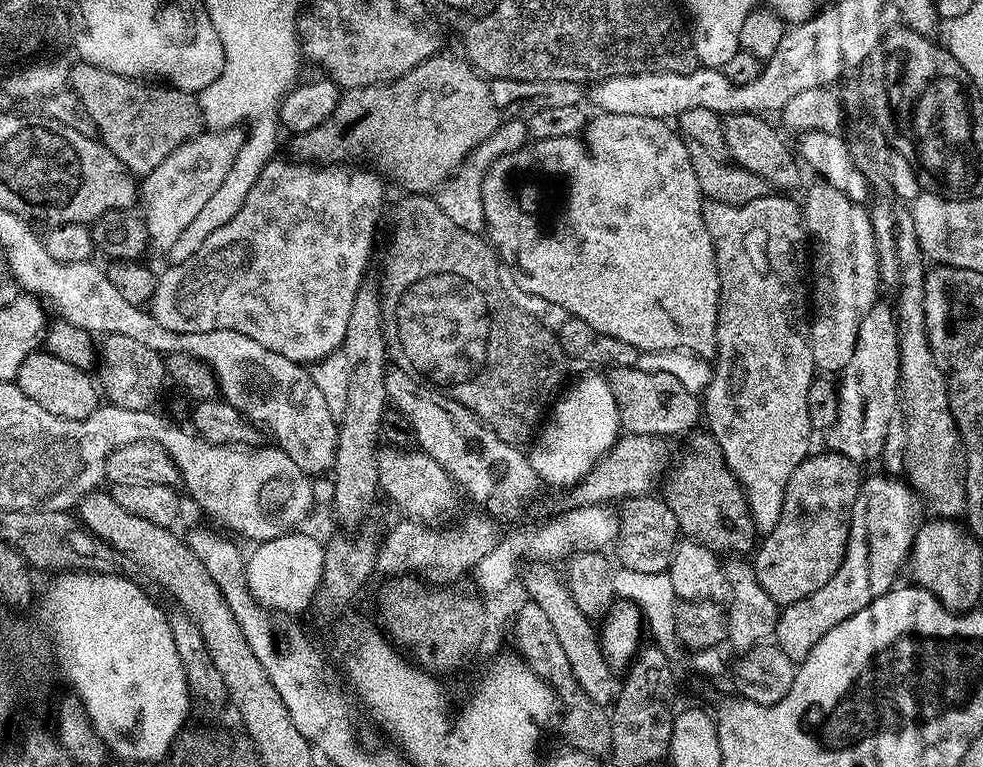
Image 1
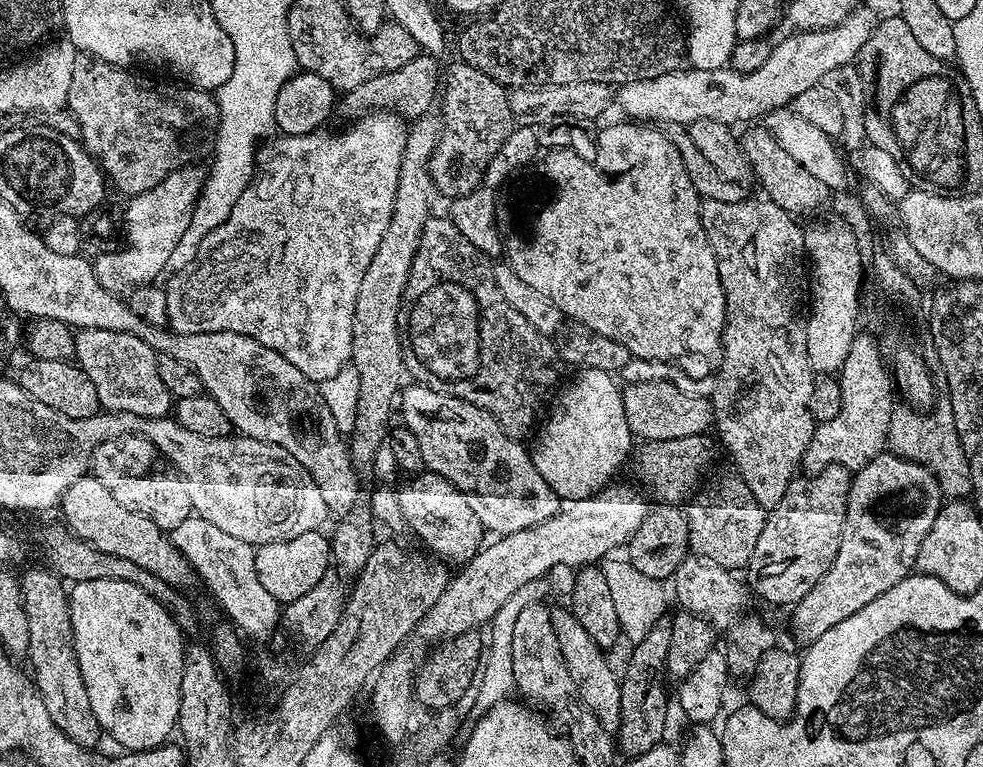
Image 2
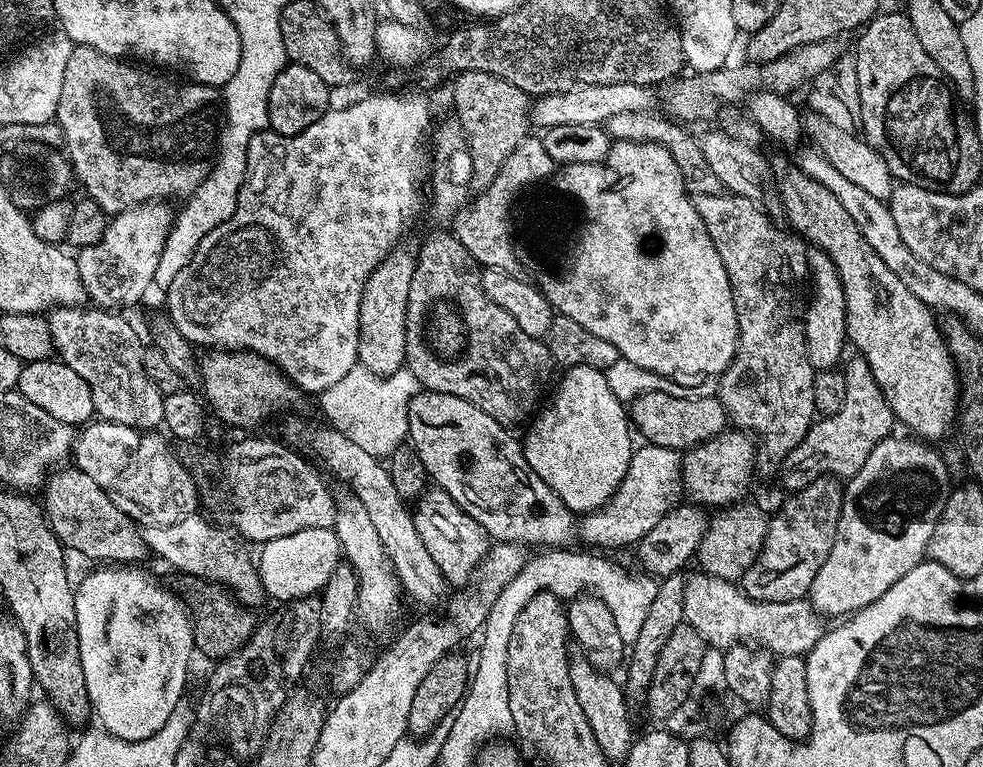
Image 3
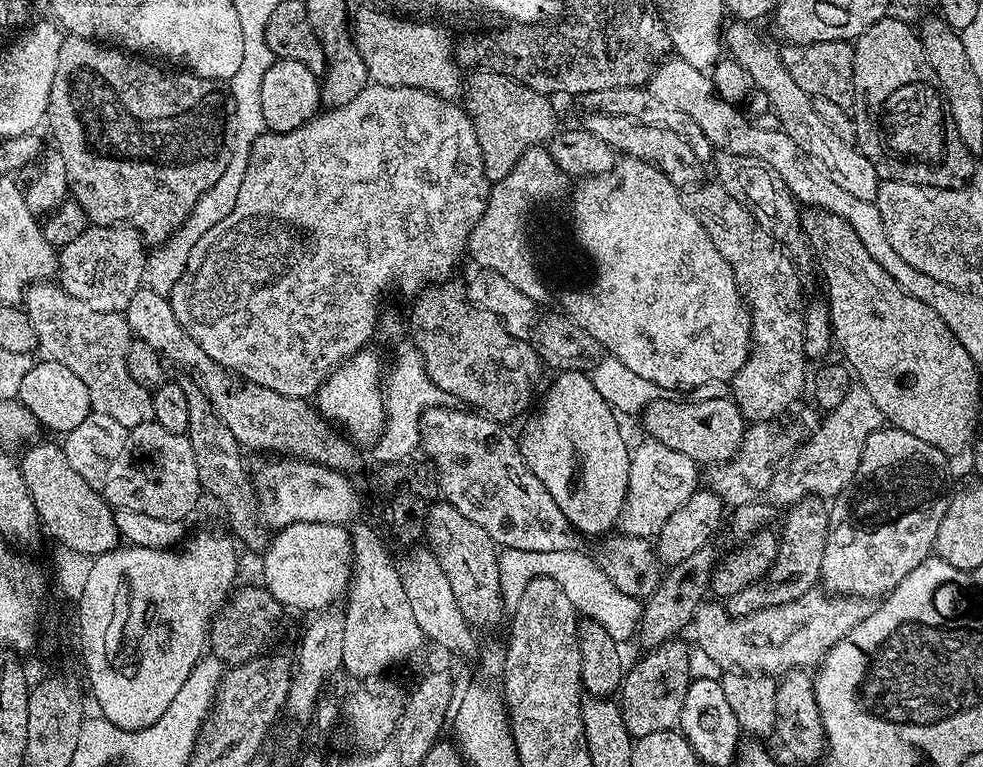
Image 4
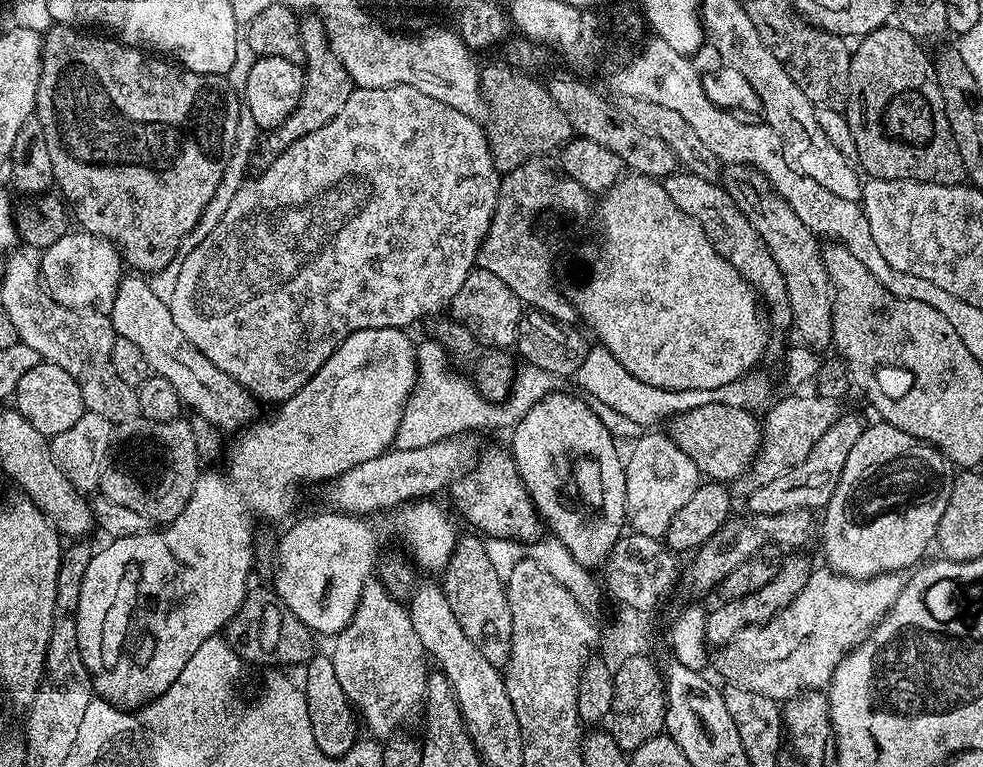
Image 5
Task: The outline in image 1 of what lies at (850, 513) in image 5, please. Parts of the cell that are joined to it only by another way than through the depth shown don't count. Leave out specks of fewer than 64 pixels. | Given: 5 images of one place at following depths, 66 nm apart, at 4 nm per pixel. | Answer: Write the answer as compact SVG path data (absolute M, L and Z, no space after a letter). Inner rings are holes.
M881 475L872 476L869 480L867 477L861 483L858 498L854 498L848 523L848 544L834 578L814 594L780 608L774 640L780 643L777 644L779 651L793 662L806 659L810 650L814 650L819 640L834 630L834 626L846 622L846 618L858 614L858 610L870 606L870 602L882 594L891 592L897 583L900 567L909 563L912 543L922 523L920 515L925 514L926 508L912 485L895 475Z

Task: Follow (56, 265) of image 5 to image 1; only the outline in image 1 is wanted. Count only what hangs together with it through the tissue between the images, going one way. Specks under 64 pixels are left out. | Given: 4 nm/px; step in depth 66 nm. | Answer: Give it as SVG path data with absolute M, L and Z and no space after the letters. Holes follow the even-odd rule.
M239 127L223 130L204 130L187 140L178 150L174 150L154 170L143 177L140 192L144 212L142 219L146 229L146 240L160 251L167 254L178 242L182 230L194 222L194 217L202 211L202 206L218 194L218 186L226 182L226 174L238 158L238 150L246 141Z

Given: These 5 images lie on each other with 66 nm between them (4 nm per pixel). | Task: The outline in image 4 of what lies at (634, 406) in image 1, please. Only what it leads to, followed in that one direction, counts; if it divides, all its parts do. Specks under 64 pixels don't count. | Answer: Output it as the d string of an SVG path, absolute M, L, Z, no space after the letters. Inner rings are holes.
M727 395L724 396L712 396L709 400L676 400L680 398L668 398L672 400L657 398L651 400L642 413L644 428L648 431L645 433L651 439L662 442L662 446L670 446L670 450L678 450L678 454L686 454L686 458L696 461L697 465L710 464L709 466L717 466L727 464L728 461L735 458L740 449L746 421L735 400Z

